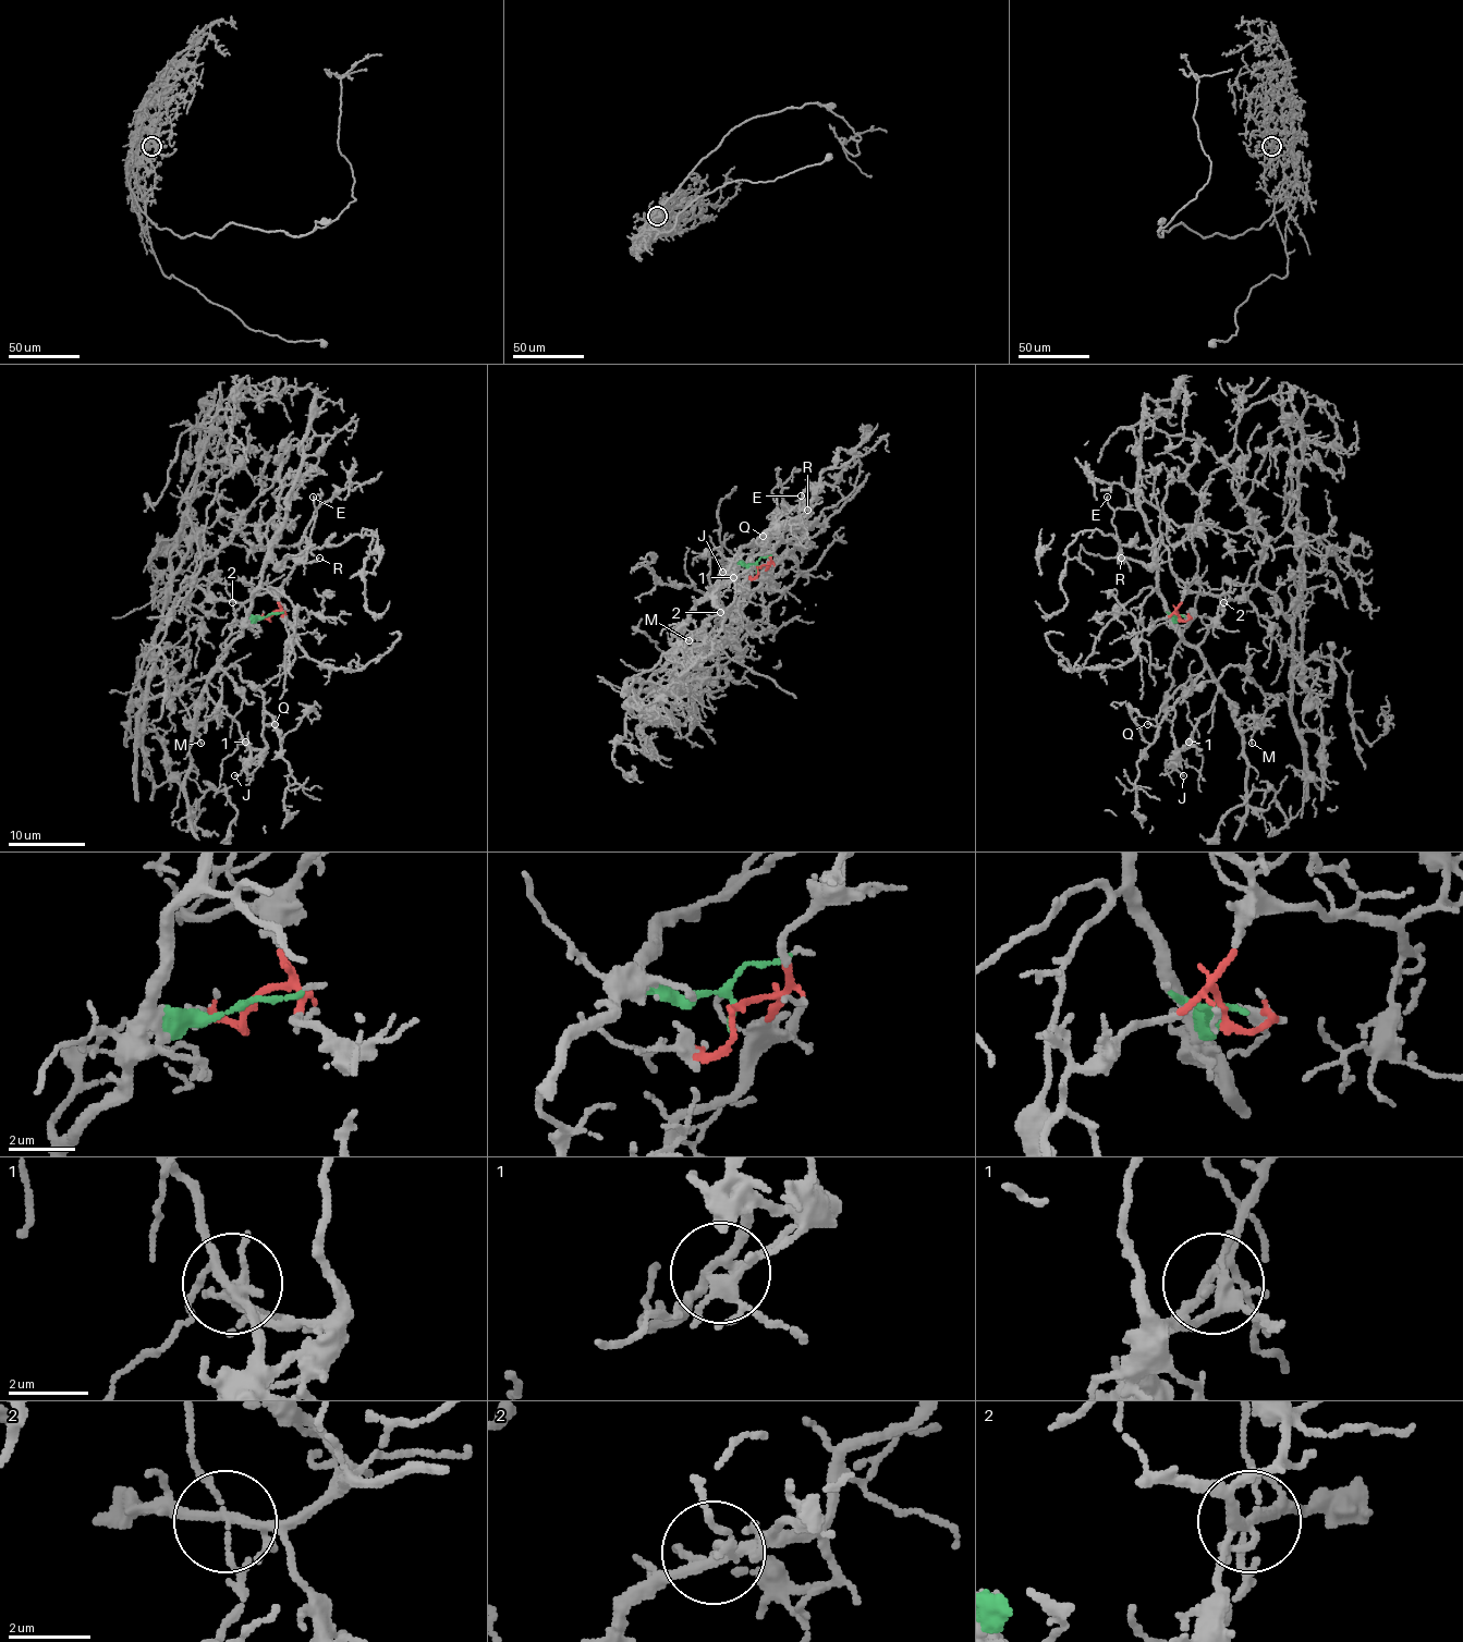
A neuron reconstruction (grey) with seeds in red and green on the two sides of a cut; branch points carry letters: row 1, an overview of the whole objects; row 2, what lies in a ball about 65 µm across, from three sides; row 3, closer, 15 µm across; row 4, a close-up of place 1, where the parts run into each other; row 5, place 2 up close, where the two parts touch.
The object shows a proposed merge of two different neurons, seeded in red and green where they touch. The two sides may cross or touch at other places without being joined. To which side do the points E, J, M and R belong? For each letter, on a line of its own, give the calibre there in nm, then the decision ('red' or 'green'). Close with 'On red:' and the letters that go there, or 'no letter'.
E: calibre 130 nm; green
J: calibre 160 nm; green
M: calibre 100 nm; green
R: calibre 120 nm; green
On red: no letter

